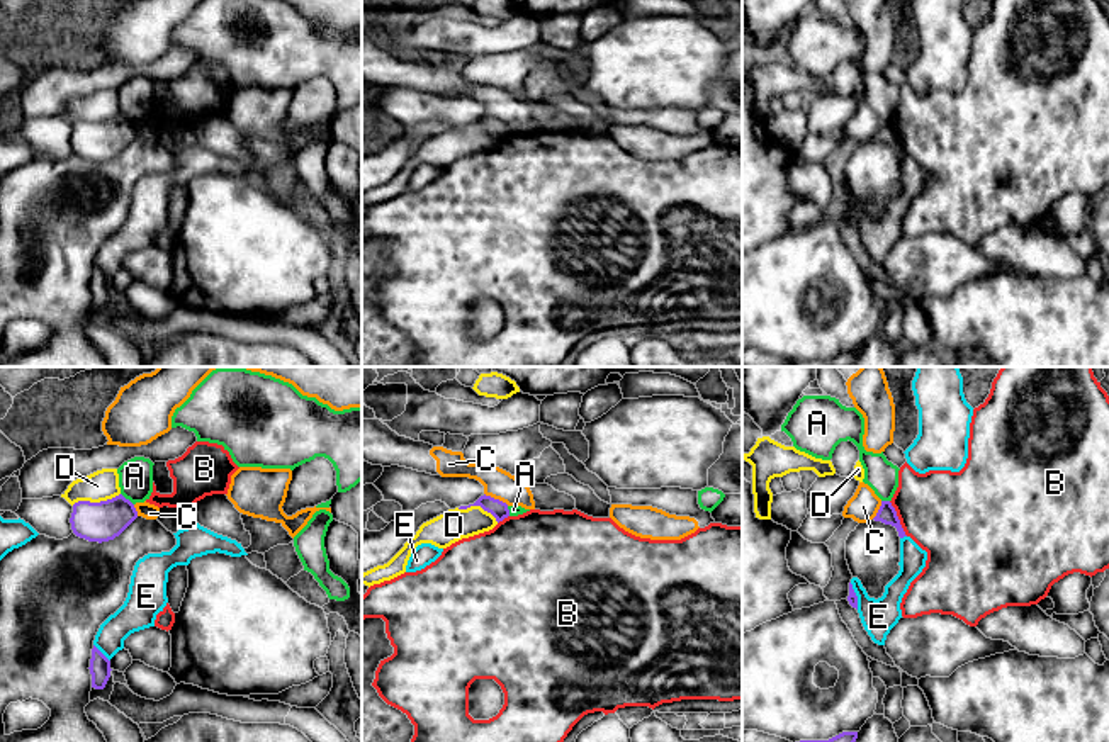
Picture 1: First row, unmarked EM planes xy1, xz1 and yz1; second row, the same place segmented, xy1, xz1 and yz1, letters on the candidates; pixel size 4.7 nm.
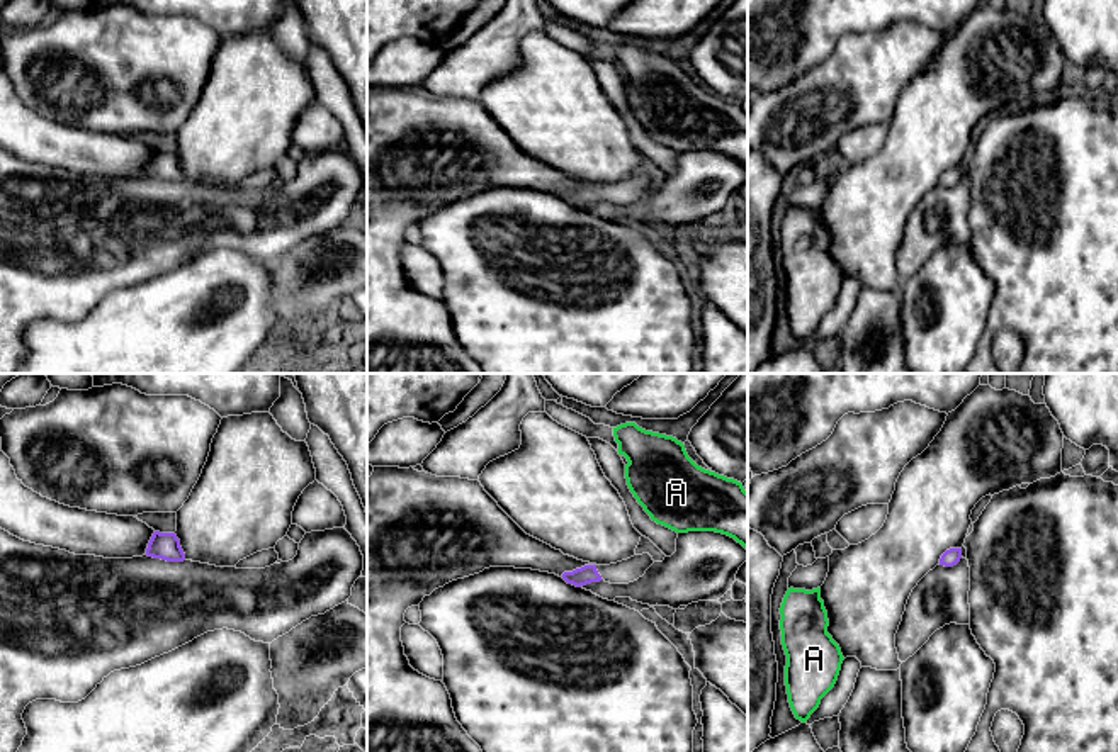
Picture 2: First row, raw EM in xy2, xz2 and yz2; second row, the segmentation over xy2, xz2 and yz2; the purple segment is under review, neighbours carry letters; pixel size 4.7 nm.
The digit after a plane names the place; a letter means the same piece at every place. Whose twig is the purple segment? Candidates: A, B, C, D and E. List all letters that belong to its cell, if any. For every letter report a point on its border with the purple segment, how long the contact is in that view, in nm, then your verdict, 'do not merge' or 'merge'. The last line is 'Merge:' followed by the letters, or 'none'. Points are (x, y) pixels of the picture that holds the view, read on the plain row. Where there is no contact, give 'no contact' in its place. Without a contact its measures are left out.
A: xy1 (128, 119) | 90 nm | do not merge
B: yz1 (897, 138) | 190 nm | do not merge
C: xz1 (496, 119) | 130 nm | do not merge
D: xy1 (95, 123) | 240 nm | do not merge
E: xy1 (101, 272) | 120 nm | do not merge
Merge: none

